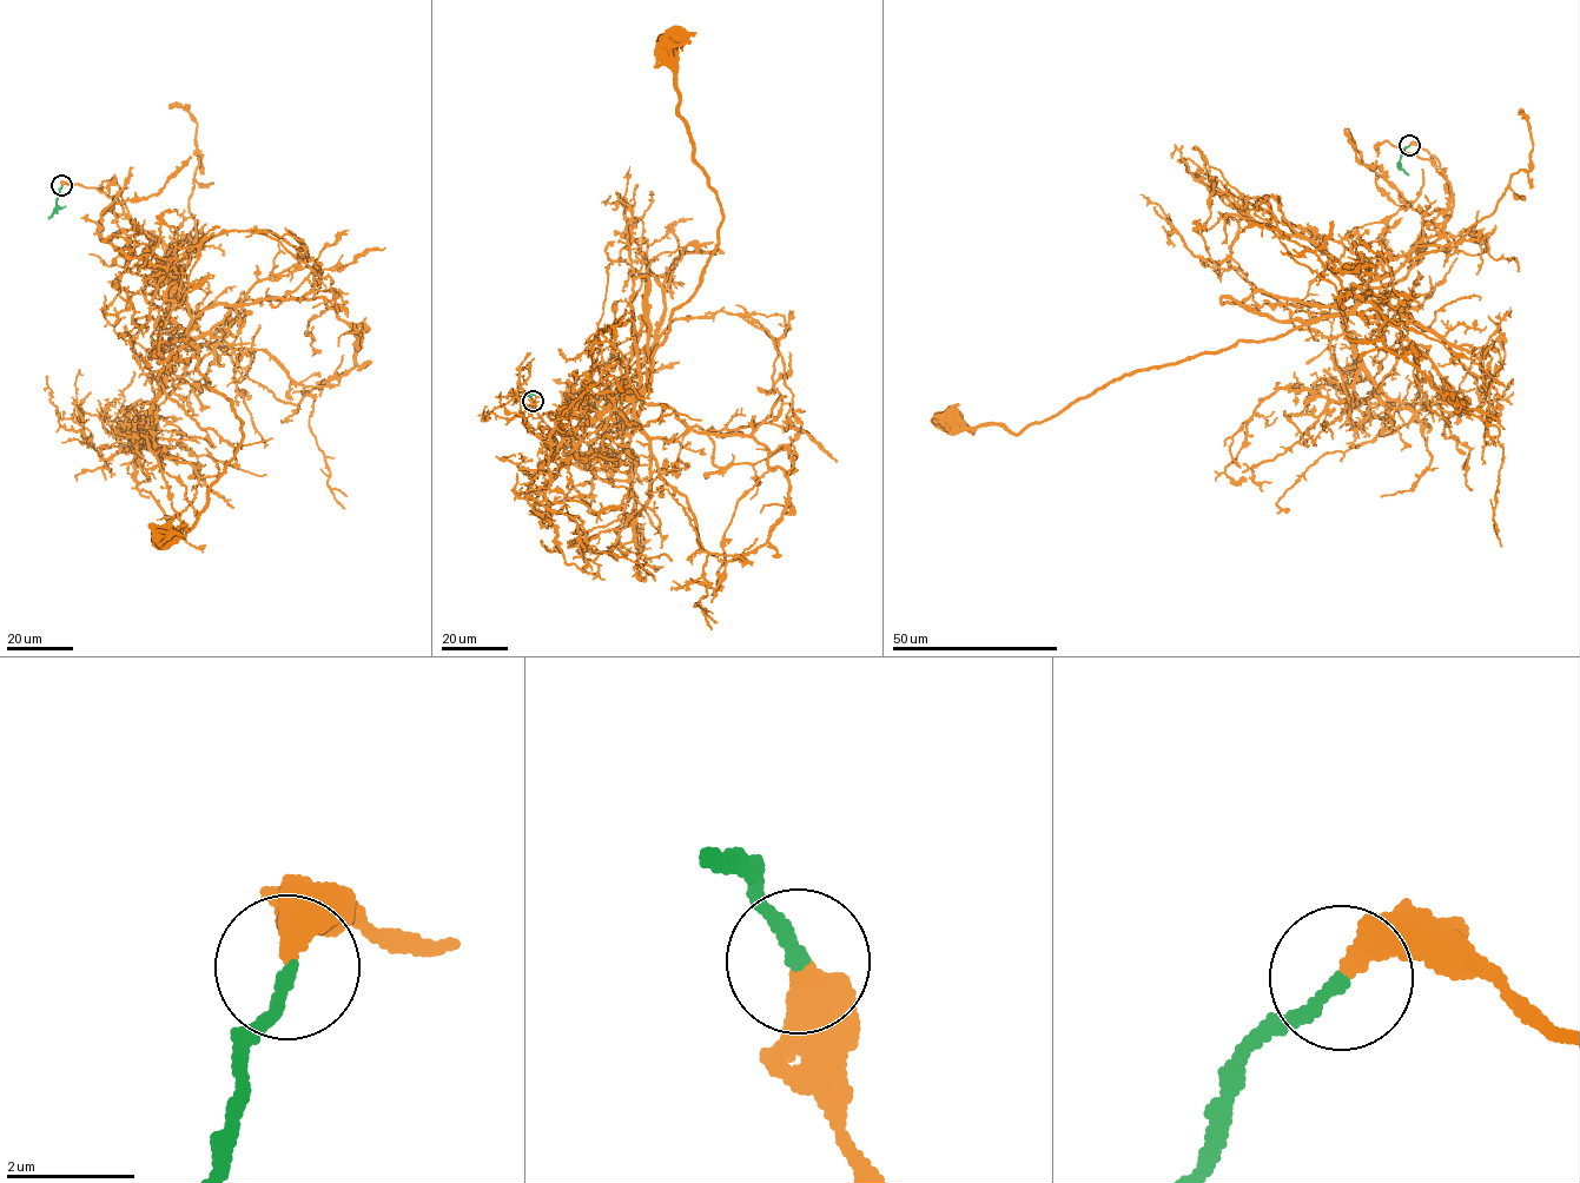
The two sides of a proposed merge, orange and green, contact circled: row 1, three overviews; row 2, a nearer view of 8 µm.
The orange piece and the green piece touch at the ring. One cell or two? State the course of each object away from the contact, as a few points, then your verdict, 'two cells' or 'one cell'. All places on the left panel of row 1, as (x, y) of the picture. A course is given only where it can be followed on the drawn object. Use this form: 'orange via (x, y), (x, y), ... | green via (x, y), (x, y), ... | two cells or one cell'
orange via (61, 185), (111, 196), (152, 238), (145, 297), (183, 328), (207, 385), (242, 423), (196, 523), (162, 537) | green via (61, 185), (57, 210), (48, 218) | one cell

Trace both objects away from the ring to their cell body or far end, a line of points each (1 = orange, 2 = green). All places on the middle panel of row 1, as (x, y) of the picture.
1: (533, 401), (576, 464), (603, 454), (589, 443), (635, 403), (718, 243), (720, 204), (678, 114), (667, 41)
2: (533, 401), (527, 394), (513, 403)

